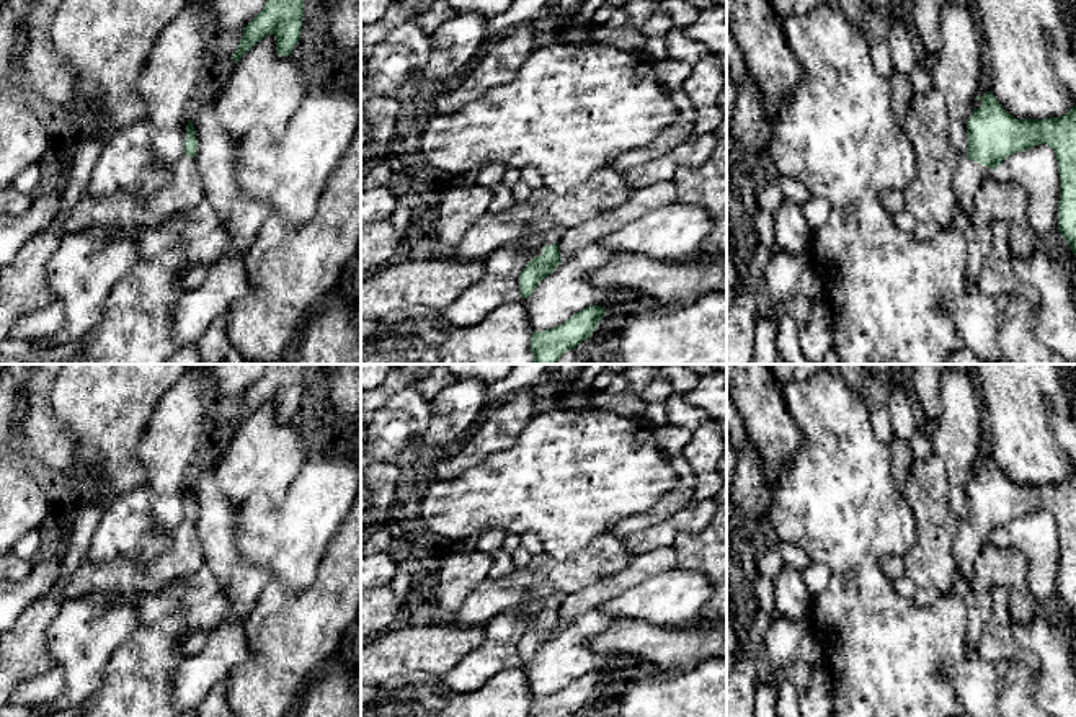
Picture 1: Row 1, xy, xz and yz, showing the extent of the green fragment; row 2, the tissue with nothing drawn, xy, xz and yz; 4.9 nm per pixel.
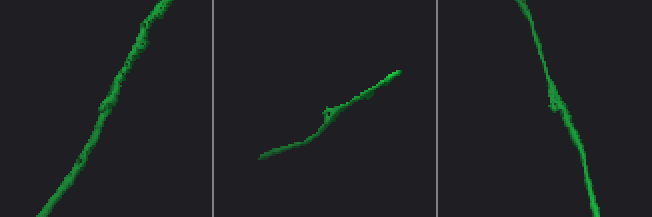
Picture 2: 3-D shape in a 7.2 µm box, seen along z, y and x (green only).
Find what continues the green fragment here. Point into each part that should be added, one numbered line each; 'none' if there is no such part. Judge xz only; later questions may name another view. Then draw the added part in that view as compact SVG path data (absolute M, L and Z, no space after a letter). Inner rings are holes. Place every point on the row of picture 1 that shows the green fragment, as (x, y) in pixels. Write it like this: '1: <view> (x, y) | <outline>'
1: xz (554, 236) | M560 227L550 229L542 235L542 247L558 243L563 230Z

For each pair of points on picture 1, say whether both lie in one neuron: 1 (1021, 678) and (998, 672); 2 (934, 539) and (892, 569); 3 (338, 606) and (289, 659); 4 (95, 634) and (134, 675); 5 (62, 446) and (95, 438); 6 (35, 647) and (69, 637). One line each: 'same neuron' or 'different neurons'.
1: different neurons
2: different neurons
3: same neuron
4: different neurons
5: different neurons
6: different neurons

